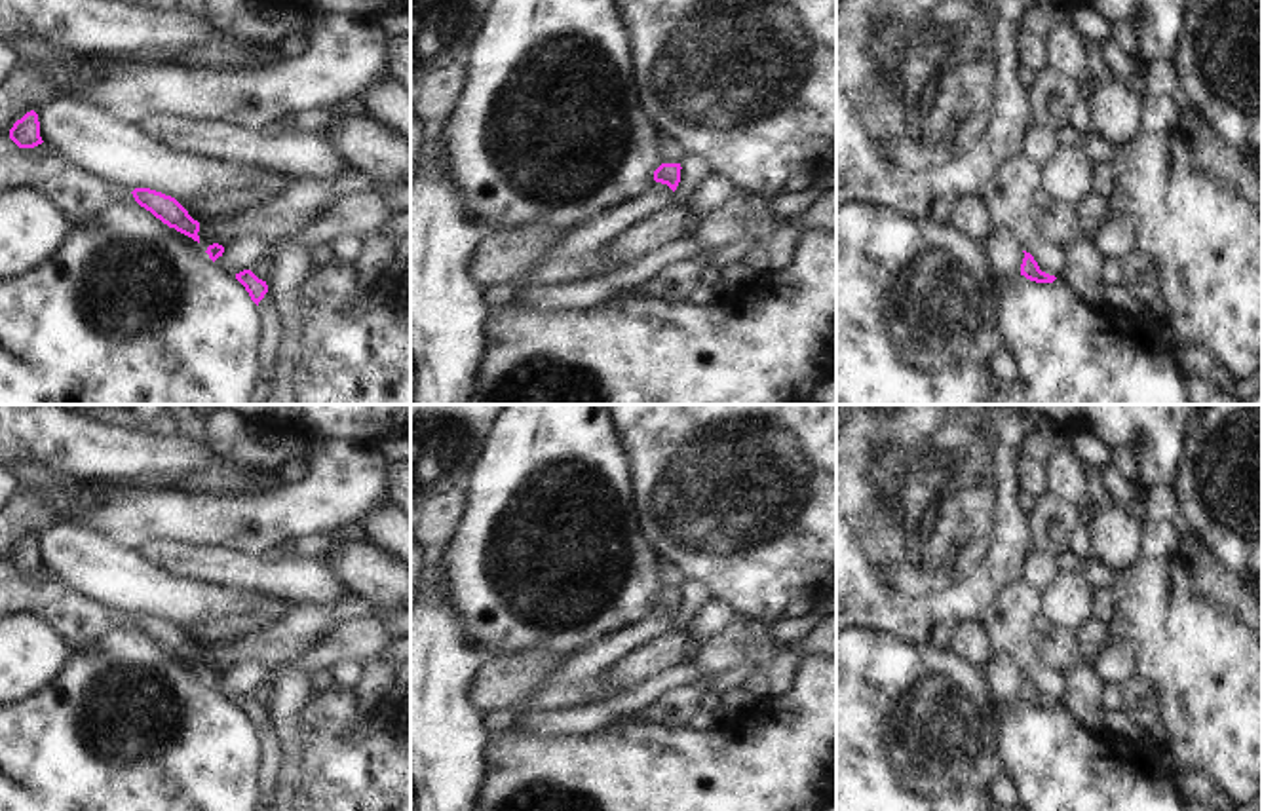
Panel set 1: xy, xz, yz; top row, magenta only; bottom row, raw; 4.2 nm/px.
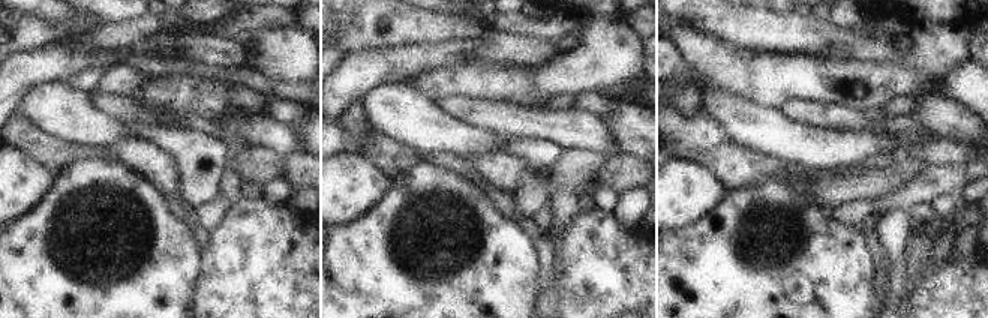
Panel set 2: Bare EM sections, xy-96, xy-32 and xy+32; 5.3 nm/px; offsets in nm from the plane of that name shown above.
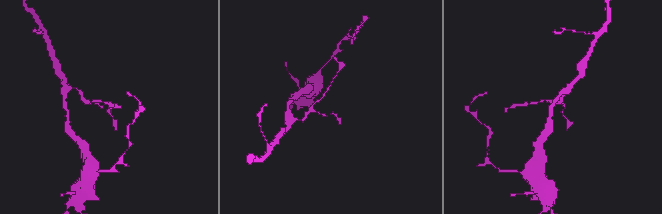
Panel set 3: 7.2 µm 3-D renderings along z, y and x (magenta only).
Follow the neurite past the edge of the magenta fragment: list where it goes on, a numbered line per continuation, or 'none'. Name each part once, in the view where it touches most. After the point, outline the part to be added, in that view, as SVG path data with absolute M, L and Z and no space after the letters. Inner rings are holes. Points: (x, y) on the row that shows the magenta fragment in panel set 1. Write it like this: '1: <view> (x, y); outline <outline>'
none

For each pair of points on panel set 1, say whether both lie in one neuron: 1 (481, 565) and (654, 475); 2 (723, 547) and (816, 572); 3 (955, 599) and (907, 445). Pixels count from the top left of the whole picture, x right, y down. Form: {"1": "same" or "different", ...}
{"1": "different", "2": "same", "3": "same"}

